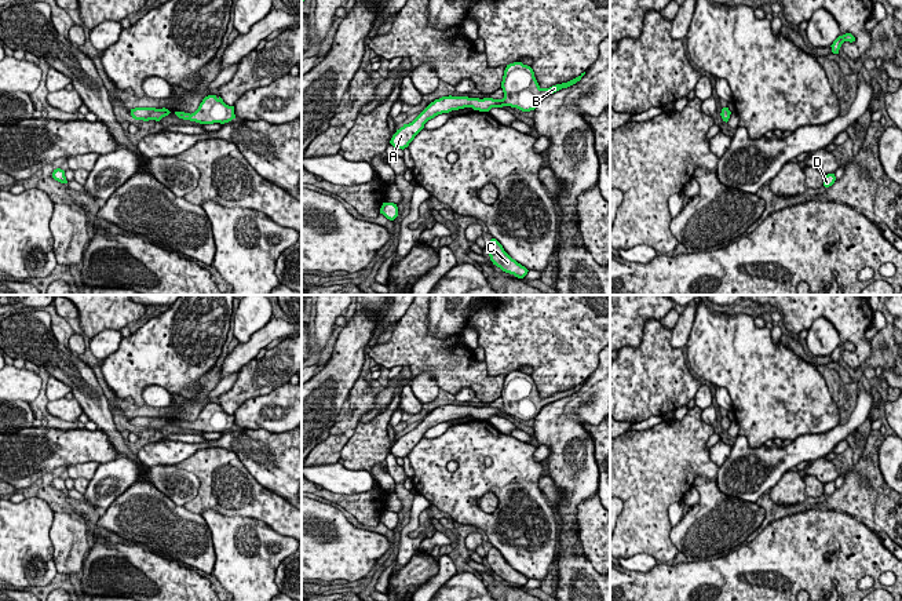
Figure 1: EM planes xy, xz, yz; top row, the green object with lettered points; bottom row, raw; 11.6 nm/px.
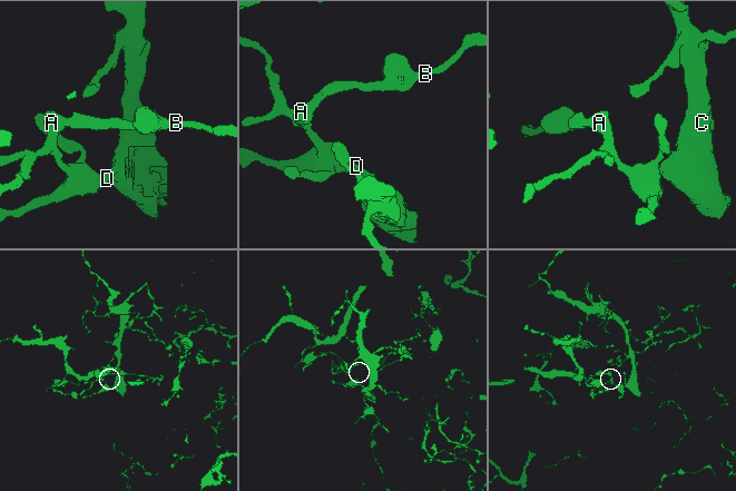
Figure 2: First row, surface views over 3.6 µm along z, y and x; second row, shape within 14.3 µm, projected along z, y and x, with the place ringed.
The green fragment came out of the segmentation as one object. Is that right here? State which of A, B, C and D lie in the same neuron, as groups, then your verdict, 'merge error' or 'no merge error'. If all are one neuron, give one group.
A B C D; no merge error

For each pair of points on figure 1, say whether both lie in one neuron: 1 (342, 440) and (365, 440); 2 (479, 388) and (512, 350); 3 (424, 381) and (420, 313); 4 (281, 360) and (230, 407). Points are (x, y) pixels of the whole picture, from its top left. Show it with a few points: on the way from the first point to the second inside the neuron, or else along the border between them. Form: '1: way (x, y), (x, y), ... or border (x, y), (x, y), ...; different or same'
1: border (350, 439), (340, 456); different
2: border (485, 360), (485, 368), (490, 375), (506, 375); different
3: border (415, 375), (430, 372), (439, 388); different
4: way (267, 372), (256, 378), (241, 393); same

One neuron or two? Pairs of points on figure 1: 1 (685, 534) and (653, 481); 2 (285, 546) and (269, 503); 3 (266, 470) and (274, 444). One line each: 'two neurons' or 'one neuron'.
1: two neurons
2: two neurons
3: one neuron

